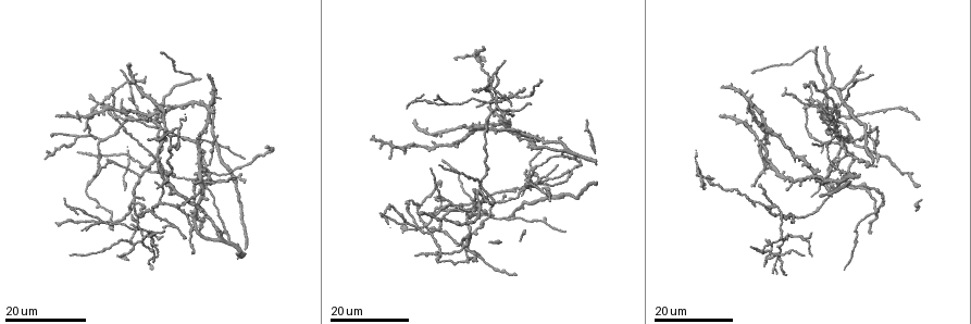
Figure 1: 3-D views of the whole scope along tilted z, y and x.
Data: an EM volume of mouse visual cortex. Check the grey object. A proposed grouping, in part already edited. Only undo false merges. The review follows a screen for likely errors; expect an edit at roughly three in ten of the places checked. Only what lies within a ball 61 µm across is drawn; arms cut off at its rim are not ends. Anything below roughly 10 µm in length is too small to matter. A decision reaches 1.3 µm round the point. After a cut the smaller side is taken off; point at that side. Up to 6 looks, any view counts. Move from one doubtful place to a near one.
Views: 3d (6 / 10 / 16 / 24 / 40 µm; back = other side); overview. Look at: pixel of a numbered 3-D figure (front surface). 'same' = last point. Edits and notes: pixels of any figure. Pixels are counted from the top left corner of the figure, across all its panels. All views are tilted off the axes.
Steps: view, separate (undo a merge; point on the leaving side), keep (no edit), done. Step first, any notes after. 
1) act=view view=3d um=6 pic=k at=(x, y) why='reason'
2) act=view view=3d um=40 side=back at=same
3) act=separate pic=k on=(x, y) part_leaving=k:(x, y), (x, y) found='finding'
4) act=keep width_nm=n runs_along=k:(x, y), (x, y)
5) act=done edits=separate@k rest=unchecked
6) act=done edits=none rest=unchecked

act=view view=3d um=16 pic=1 at=(453, 208) why='two arms at a narrow angle'

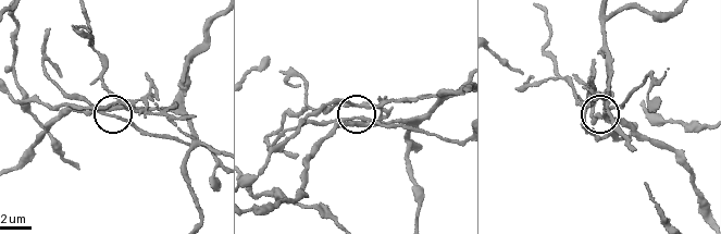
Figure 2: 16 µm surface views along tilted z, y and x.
act=view view=3d um=10 pic=2 at=(99, 112)

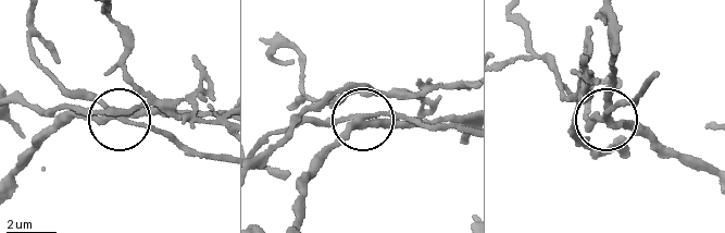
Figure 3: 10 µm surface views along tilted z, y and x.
act=view view=3d um=6 pic=3 at=(368, 118)

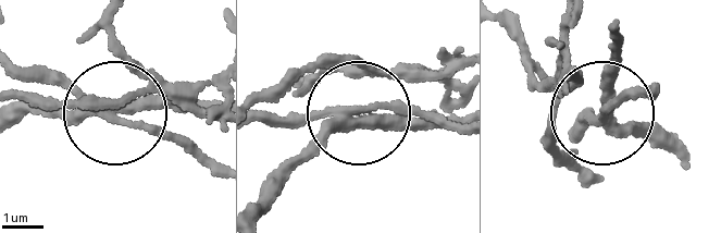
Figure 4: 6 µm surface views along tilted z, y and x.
act=separate pic=4 on=(158, 129) width_nm=240 part_leaving=4:(103, 115), (163, 127), (216, 166) found='two neurons meet here'

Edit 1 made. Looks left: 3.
act=view view=overview

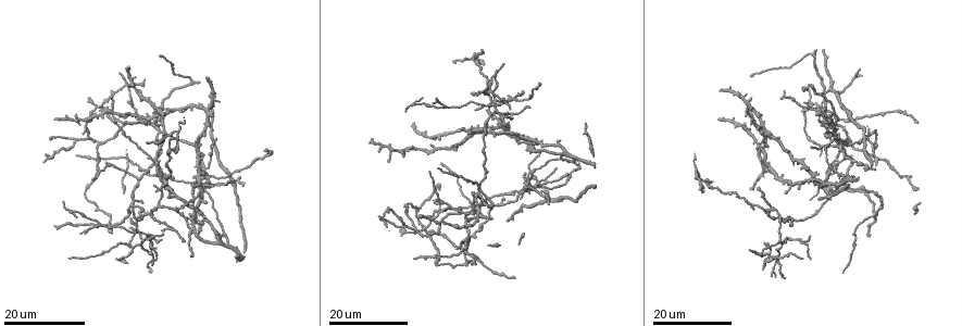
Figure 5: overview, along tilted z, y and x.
act=view view=3d um=24 pic=5 at=(90, 140) why='three-way junction'

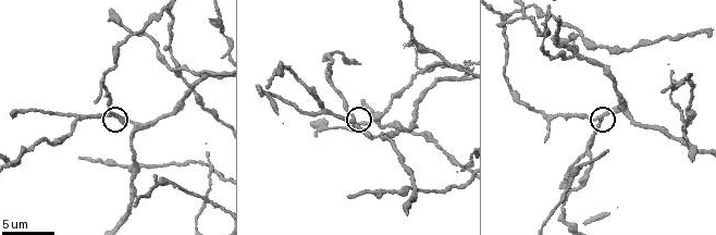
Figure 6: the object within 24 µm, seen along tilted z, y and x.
act=view view=3d um=6 pic=6 at=(601, 116)

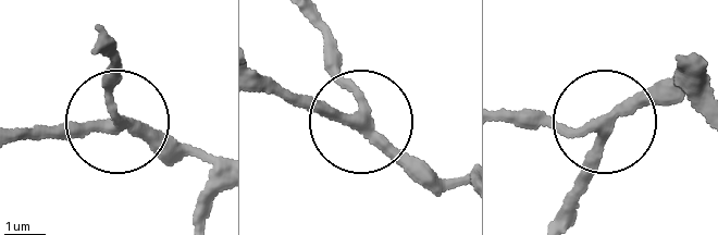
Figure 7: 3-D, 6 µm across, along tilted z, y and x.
act=keep width_nm=240 runs_along=7:(684, 58), (672, 95), (602, 122), (566, 208) found='all the same neuron'

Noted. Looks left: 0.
act=done edits=separate@4 rest=unchecked

